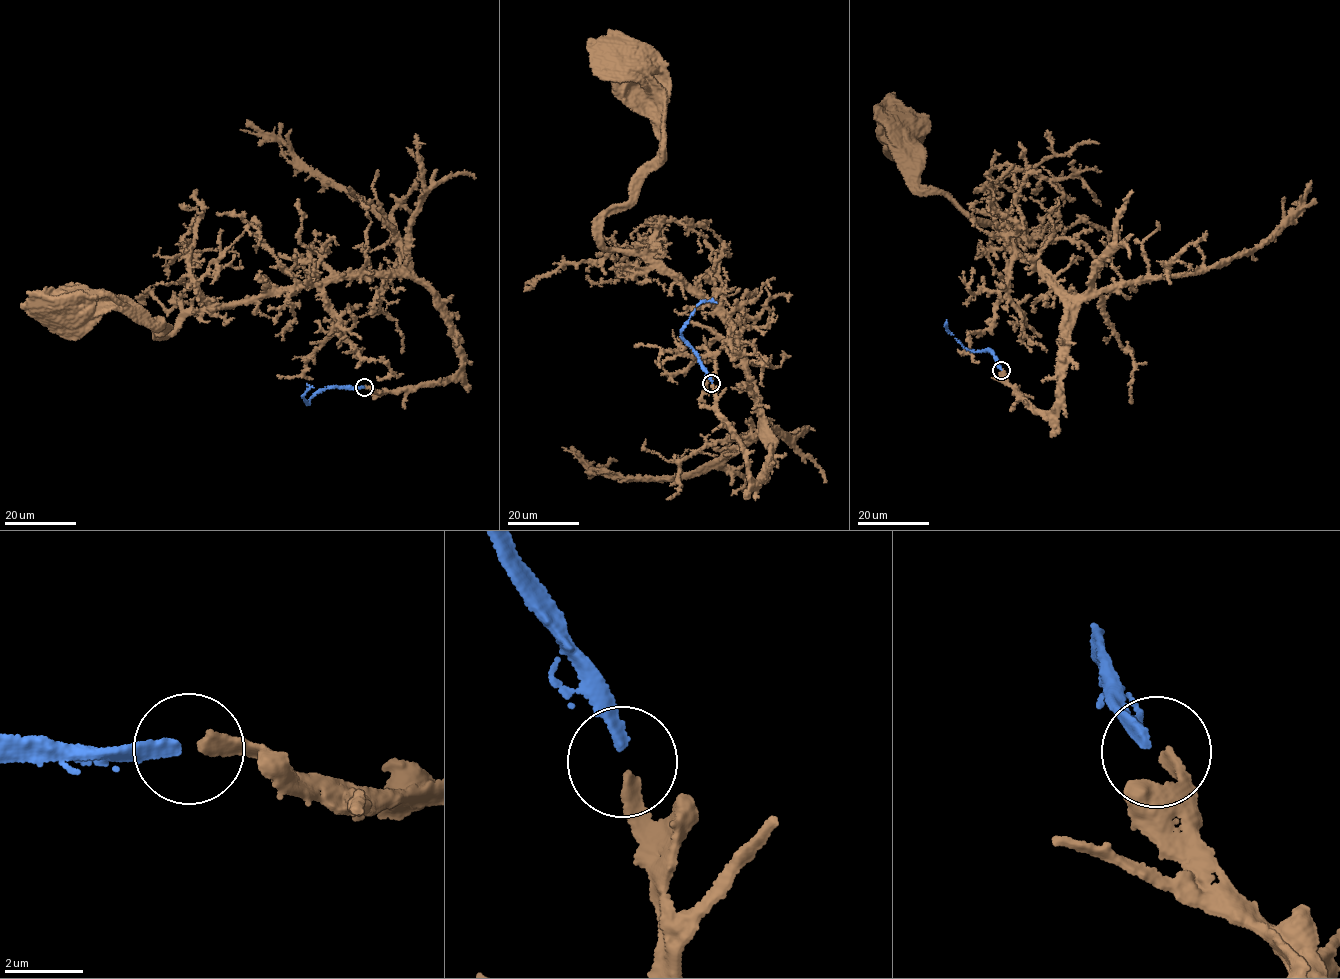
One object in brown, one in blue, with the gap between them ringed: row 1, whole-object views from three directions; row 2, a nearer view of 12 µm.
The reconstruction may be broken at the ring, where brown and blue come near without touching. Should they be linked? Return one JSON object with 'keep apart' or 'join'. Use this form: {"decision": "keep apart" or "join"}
{"decision": "join"}

